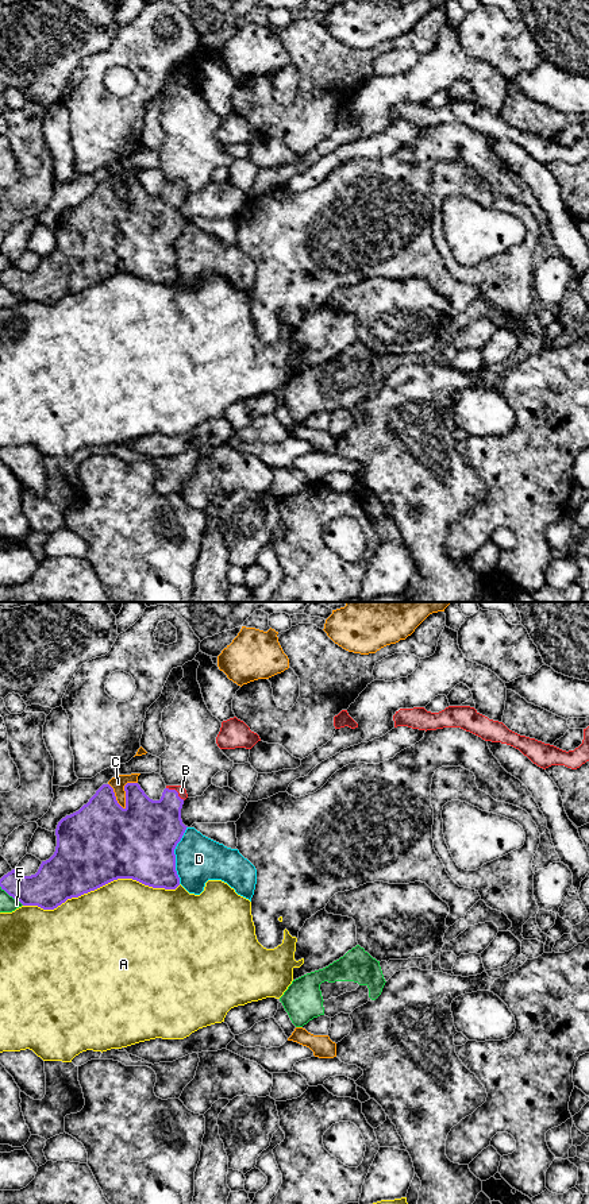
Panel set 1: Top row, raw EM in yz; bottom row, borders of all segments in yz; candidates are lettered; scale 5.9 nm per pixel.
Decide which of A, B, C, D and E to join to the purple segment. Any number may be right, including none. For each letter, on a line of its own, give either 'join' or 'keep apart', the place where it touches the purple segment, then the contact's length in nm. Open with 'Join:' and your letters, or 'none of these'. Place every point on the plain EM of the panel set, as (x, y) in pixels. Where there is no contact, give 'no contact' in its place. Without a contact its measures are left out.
Join: B
A: keep apart; meets purple in yz at (101, 281); contact 950 nm long
B: join; meets purple in yz at (176, 186); contact 130 nm long
C: keep apart; meets purple in yz at (124, 185); contact 190 nm long
D: keep apart; meets purple in yz at (174, 250); contact 340 nm long
E: keep apart; meets purple in yz at (12, 292); contact 180 nm long

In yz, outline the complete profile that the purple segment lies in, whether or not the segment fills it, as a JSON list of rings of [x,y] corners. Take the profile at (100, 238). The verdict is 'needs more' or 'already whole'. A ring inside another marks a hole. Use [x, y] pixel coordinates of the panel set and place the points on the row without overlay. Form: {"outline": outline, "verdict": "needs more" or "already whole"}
{"outline": [[[127,178],[126,202],[123,204],[109,180],[103,180],[78,207],[62,213],[55,224],[57,242],[54,250],[42,256],[38,267],[24,271],[12,265],[0,274],[0,282],[23,301],[38,301],[54,305],[68,294],[78,293],[118,274],[132,274],[153,283],[176,285],[180,273],[176,266],[174,244],[188,221],[182,219],[181,204],[188,193],[182,181],[166,181],[159,196],[150,194],[138,178]]], "verdict": "needs more"}

